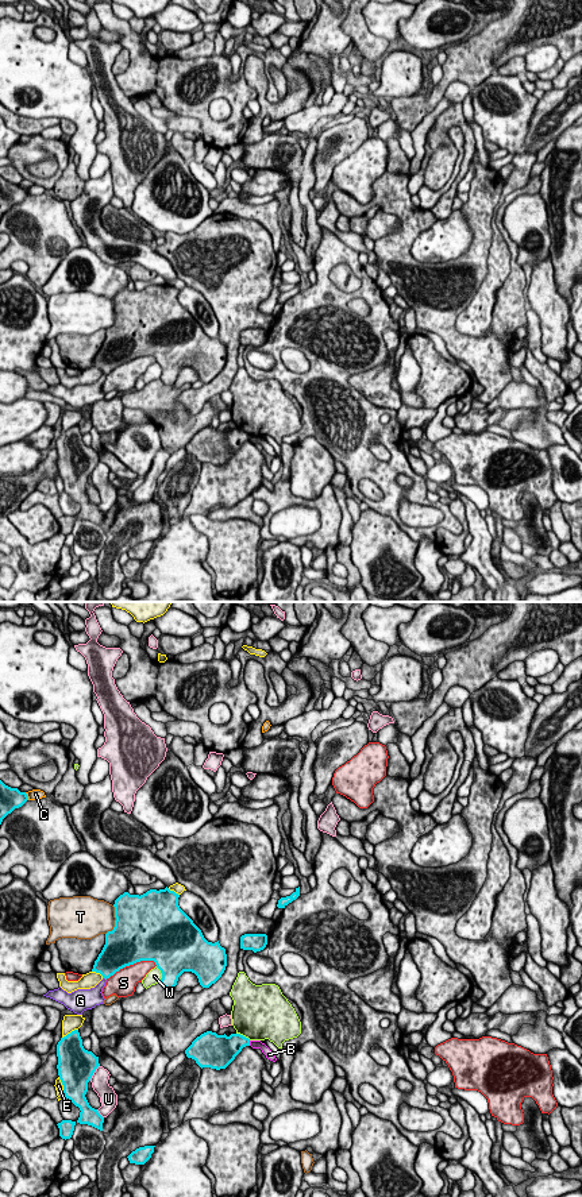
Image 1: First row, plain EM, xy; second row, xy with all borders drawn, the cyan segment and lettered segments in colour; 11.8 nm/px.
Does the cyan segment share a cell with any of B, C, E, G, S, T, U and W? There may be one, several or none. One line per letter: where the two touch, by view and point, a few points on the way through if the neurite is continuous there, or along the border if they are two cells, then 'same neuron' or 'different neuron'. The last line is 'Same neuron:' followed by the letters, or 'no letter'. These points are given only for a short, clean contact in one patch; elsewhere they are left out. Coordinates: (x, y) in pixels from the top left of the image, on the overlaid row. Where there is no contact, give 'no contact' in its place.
B: contact xy (249, 1043); border xy (249, 1041), (250, 1045); different neuron
C: contact xy (27, 796); different neuron
E: contact xy (62, 1084); different neuron
G: contact xy (104, 977); different neuron
S: contact xy (131, 964); different neuron
T: contact xy (115, 921); different neuron
U: contact xy (93, 1072); different neuron
W: contact xy (162, 975); different neuron
Same neuron: no letter

